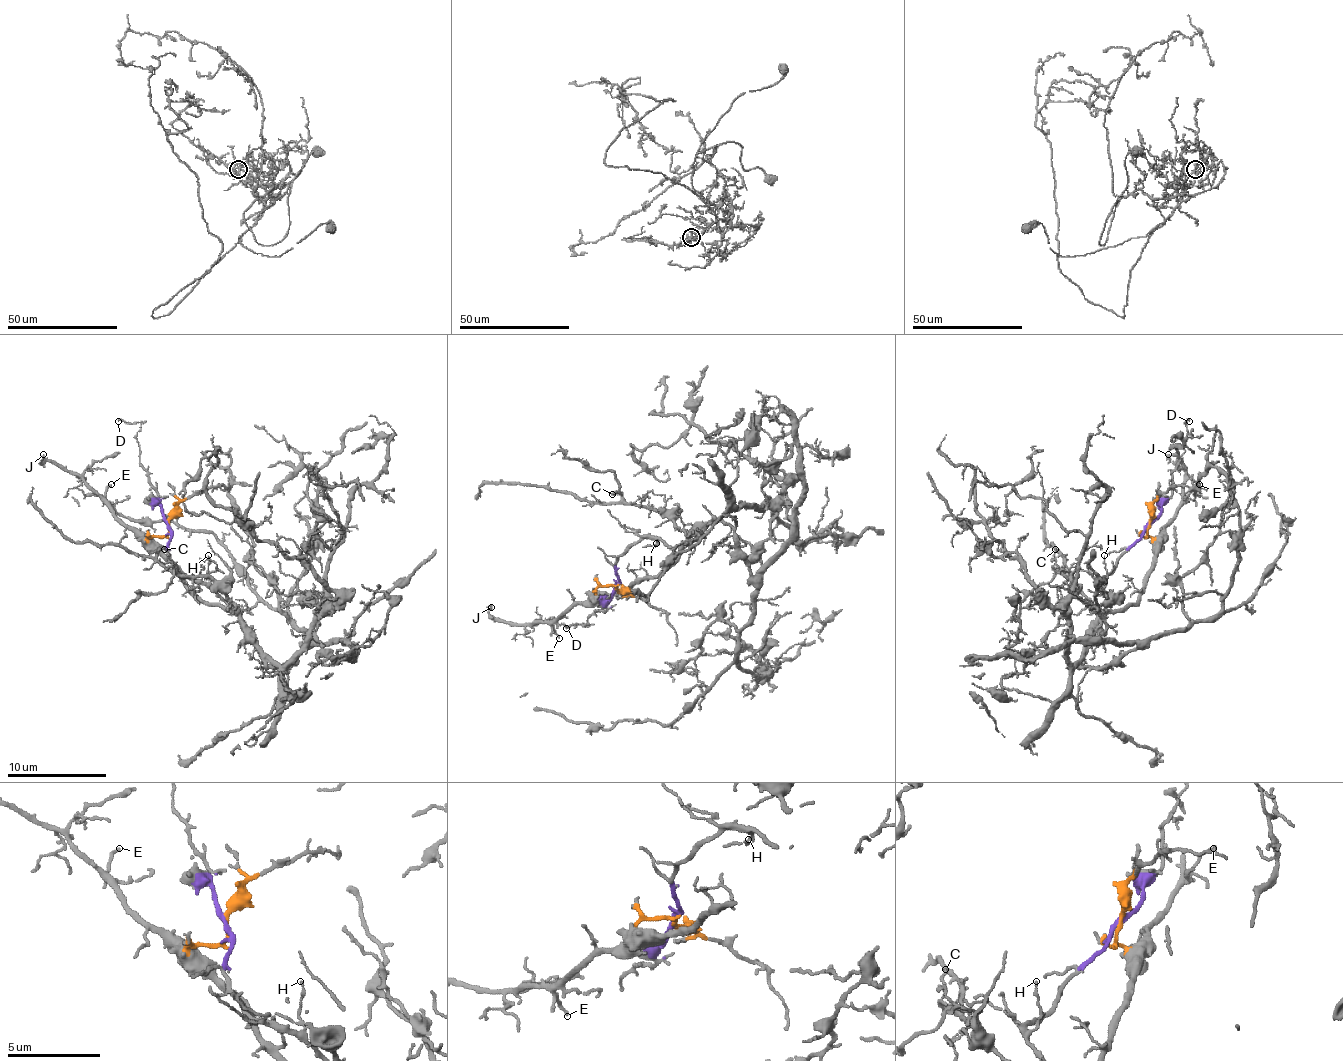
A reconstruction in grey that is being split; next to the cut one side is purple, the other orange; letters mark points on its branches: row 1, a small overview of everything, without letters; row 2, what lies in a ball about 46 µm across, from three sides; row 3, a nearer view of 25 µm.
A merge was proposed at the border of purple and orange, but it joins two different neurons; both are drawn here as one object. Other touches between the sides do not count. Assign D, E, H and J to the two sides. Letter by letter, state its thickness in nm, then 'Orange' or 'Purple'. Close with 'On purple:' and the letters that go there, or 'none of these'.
D: Thickness 140 nm. Purple
E: Thickness 130 nm. Orange
H: Thickness 120 nm. Purple
J: Thickness 180 nm. Orange
On purple: D, H

